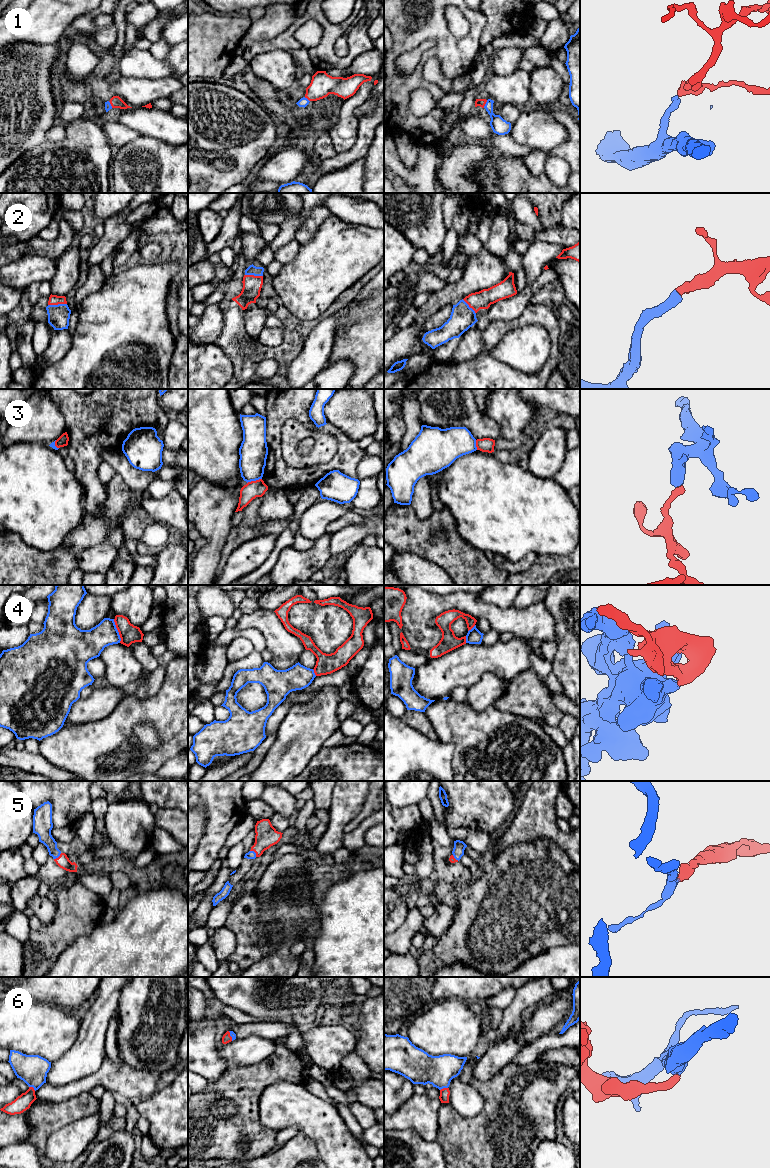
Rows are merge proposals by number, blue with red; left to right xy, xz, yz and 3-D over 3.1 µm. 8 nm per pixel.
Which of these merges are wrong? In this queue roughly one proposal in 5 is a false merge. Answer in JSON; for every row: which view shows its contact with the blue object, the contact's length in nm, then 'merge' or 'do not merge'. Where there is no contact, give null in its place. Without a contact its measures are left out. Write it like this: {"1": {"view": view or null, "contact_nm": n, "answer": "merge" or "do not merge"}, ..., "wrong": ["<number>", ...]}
{"1": {"view": "yz", "contact_nm": 70, "answer": "merge"}, "2": {"view": "xy", "contact_nm": 150, "answer": "merge"}, "3": {"view": "xz", "contact_nm": 130, "answer": "do not merge"}, "4": {"view": "xy", "contact_nm": 200, "answer": "do not merge"}, "5": {"view": "xz", "contact_nm": 80, "answer": "merge"}, "6": {"view": "yz", "contact_nm": 70, "answer": "merge"}, "wrong": ["3", "4"]}

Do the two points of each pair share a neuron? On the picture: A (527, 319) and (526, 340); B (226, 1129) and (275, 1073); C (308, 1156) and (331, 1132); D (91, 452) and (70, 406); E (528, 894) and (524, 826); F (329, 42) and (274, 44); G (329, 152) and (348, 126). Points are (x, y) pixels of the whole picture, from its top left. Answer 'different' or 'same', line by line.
A: different
B: same
C: different
D: same
E: different
F: same
G: different

